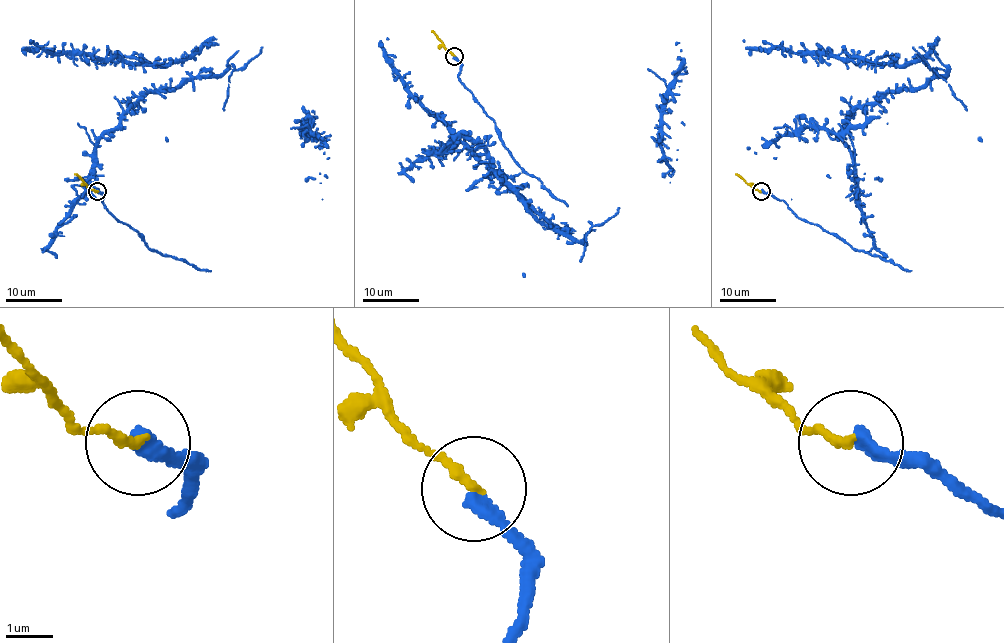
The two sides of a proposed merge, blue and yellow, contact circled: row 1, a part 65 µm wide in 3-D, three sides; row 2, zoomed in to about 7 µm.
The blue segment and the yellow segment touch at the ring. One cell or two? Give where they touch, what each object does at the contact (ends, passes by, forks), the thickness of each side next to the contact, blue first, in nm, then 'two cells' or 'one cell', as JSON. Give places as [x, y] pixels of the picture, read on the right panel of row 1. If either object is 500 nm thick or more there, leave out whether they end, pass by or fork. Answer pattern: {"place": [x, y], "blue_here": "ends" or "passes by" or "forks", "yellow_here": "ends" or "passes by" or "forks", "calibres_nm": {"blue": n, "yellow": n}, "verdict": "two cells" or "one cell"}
{"place": [761, 191], "blue_here": "ends", "yellow_here": "ends", "calibres_nm": {"blue": 360, "yellow": 200}, "verdict": "one cell"}

